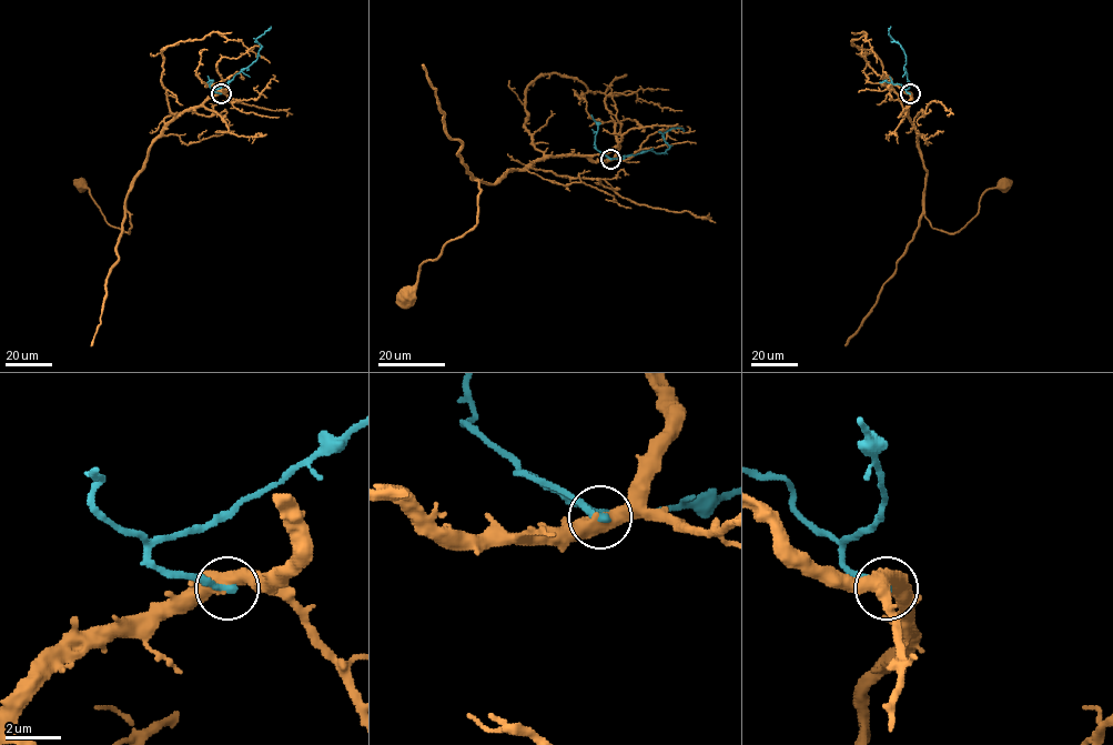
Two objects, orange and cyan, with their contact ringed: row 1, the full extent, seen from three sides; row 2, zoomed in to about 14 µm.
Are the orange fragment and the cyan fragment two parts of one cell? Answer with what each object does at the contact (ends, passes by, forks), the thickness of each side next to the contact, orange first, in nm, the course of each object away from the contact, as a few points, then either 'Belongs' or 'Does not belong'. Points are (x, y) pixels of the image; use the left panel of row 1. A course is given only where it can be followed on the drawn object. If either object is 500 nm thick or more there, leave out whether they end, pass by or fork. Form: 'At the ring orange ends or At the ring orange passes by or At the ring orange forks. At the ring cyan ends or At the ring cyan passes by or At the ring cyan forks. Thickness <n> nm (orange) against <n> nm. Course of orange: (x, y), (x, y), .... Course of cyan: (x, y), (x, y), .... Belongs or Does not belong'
Thickness 500 nm (orange) against 280 nm. Course of orange: (220, 93), (183, 111), (154, 140), (125, 200), (129, 233), (107, 222), (85, 183), (81, 183). Course of cyan: (220, 93), (214, 90), (256, 59), (261, 47), (256, 39), (271, 26). Does not belong

